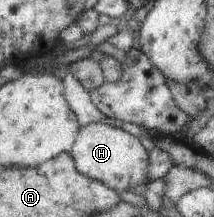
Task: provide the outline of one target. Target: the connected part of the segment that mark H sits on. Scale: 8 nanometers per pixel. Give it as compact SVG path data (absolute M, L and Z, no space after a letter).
M103 123L81 127L81 134L70 154L77 160L77 167L86 176L102 181L118 192L144 188L143 192L147 195L148 186L152 184L150 150L142 144L140 137L134 136L121 127Z

